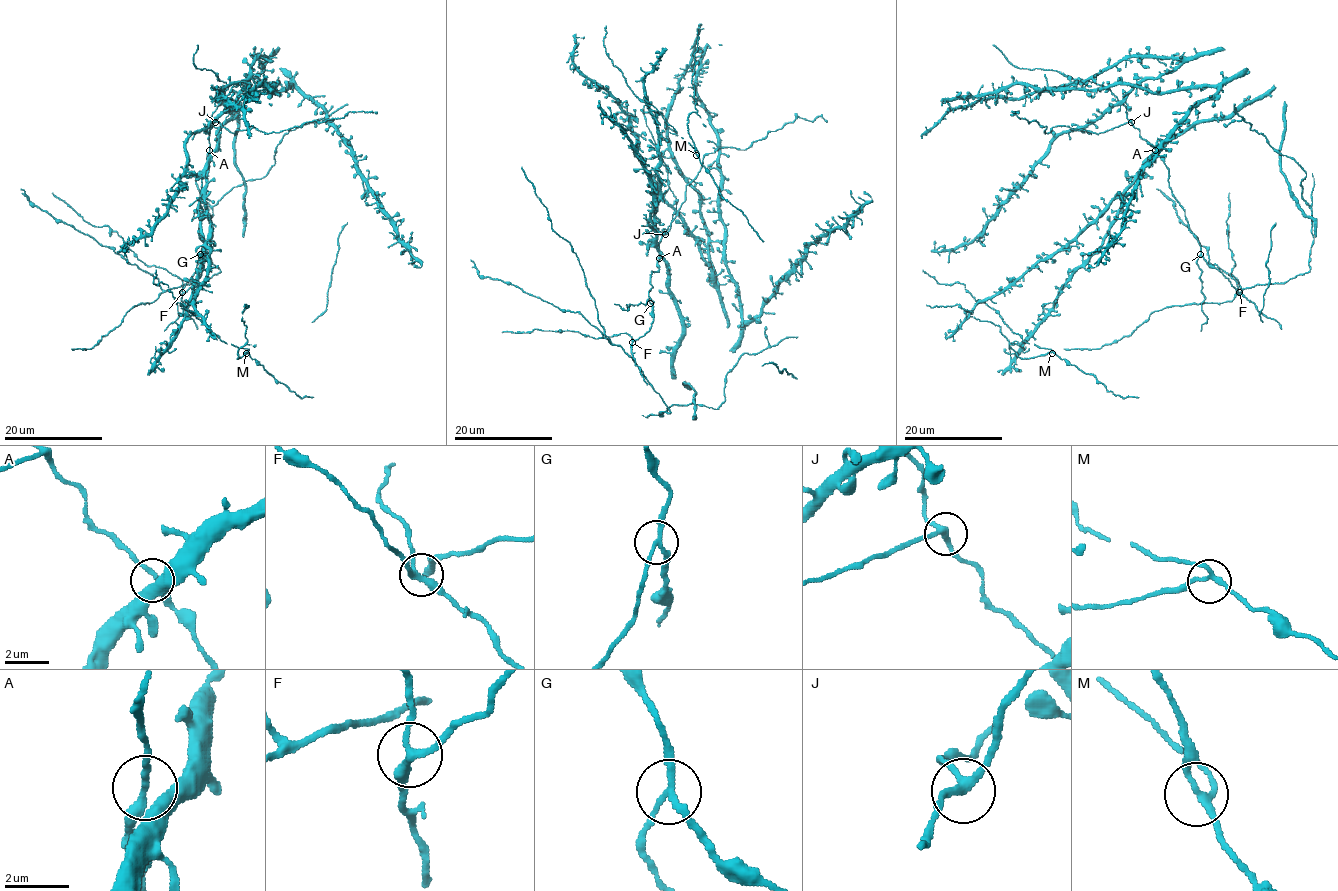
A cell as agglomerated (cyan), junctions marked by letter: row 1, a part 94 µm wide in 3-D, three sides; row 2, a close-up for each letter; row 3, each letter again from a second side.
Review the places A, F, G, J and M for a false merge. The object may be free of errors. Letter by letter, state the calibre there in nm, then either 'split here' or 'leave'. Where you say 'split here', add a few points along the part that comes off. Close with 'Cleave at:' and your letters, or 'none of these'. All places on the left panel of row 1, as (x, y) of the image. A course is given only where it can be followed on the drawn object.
A: 180 nm | leave
F: 240 nm | leave
G: 190 nm | split here | (201, 254), (194, 274), (180, 291), (177, 318), (164, 330)
J: 240 nm | leave
M: 180 nm | leave
Cleave at: G

